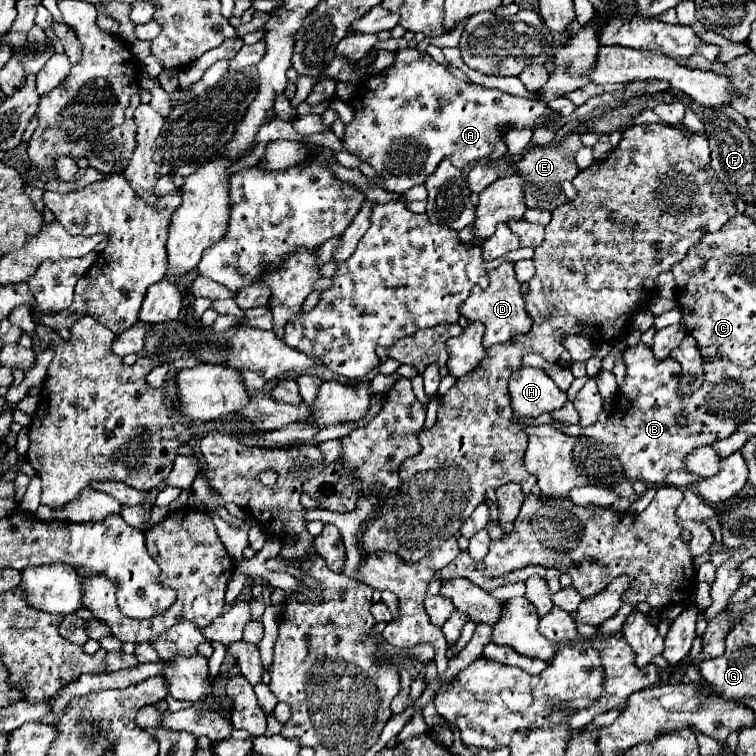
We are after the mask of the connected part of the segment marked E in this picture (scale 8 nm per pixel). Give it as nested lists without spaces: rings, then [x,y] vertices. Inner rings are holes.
[[[571,133],[559,143],[551,145],[533,145],[529,147],[517,161],[517,171],[523,177],[523,195],[525,195],[525,205],[529,209],[547,209],[553,211],[559,205],[567,201],[561,183],[565,179],[573,179],[579,169],[575,165],[575,153],[581,149],[581,139],[579,133]]]

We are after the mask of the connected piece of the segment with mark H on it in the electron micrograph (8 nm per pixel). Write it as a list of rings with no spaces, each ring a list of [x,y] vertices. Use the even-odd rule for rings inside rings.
[[[521,367],[509,381],[511,409],[525,417],[537,417],[545,411],[561,409],[567,395],[541,369]]]

